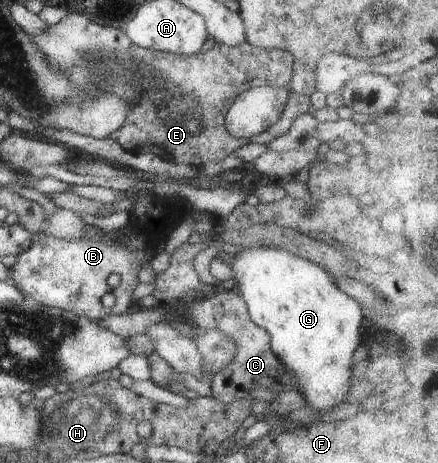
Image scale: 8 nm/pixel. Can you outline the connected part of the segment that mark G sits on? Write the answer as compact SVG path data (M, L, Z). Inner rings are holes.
M250 246L233 255L228 266L232 270L232 280L236 282L234 290L246 303L250 320L268 332L272 352L283 364L286 374L296 382L295 394L302 394L305 406L318 412L329 411L343 401L350 402L347 394L353 384L350 381L351 361L354 350L361 343L358 332L362 320L361 305L346 296L321 266L285 250Z

